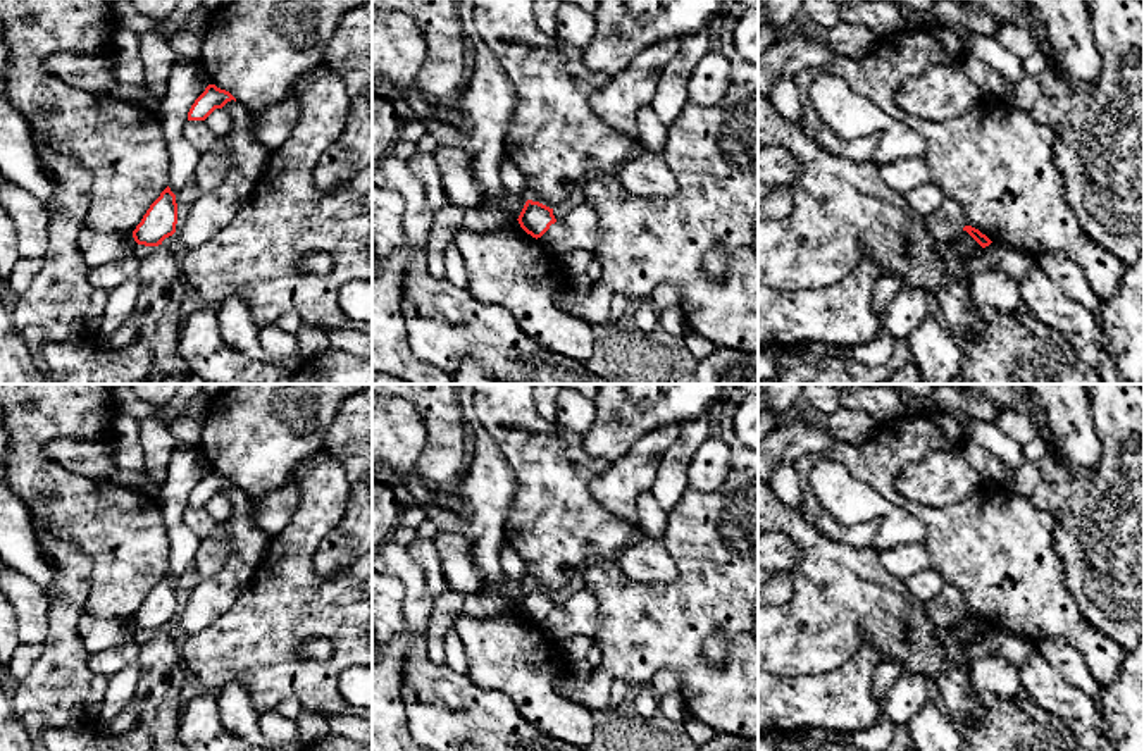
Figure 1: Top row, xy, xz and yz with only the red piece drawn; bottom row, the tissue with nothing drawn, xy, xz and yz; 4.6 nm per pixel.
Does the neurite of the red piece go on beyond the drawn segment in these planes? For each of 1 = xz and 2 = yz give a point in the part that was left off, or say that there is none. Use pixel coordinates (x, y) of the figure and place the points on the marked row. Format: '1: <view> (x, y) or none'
1: none
2: none

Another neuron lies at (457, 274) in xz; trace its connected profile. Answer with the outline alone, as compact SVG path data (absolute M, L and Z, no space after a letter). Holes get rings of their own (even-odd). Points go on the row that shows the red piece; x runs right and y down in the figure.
M446 248L445 251L445 265L446 265L446 281L453 286L467 289L469 286L469 270L463 264L462 251L455 248Z

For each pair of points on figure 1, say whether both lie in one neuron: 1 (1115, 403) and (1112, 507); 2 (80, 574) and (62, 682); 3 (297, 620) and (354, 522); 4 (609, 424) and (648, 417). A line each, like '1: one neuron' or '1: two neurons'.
1: one neuron
2: one neuron
3: two neurons
4: one neuron

